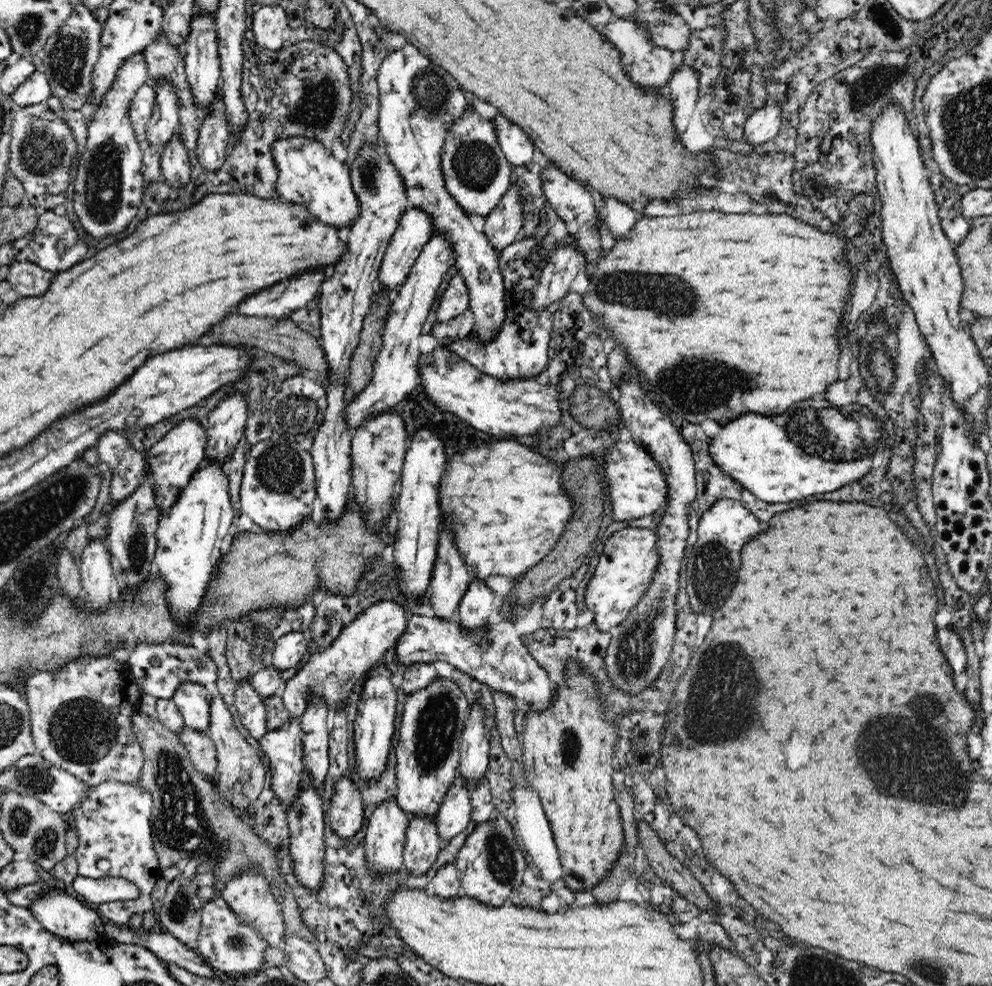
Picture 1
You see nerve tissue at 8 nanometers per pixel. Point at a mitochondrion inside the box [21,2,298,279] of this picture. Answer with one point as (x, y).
(103, 184)

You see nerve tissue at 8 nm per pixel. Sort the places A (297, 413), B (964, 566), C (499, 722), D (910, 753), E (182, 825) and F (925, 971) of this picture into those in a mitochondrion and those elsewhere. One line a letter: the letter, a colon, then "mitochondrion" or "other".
A: mitochondrion
B: other
C: other
D: mitochondrion
E: mitochondrion
F: mitochondrion

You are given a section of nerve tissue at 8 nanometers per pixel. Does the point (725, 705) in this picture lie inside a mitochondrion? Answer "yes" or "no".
yes

